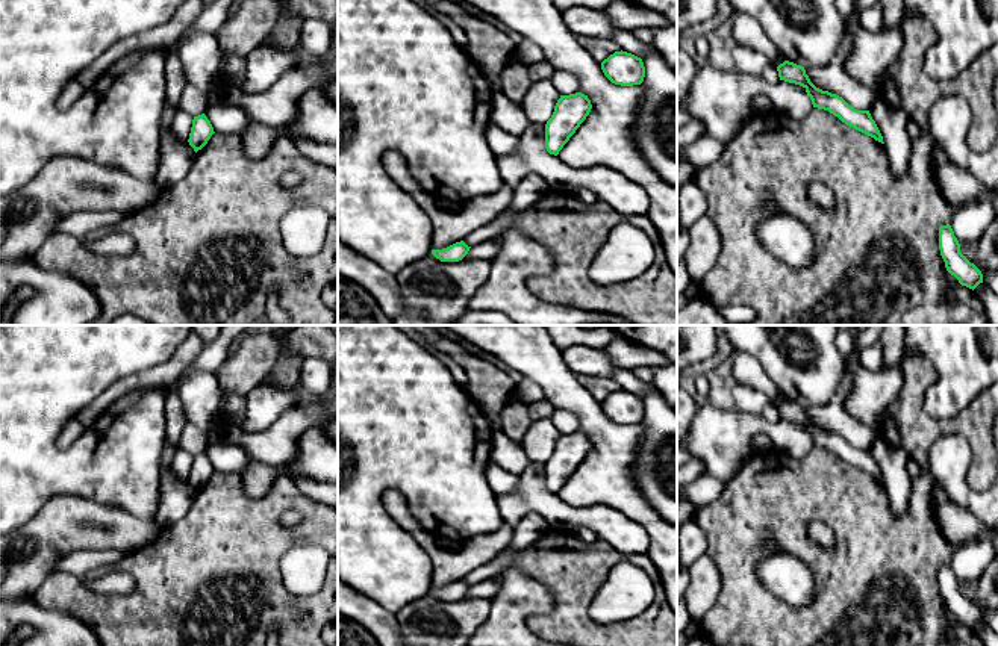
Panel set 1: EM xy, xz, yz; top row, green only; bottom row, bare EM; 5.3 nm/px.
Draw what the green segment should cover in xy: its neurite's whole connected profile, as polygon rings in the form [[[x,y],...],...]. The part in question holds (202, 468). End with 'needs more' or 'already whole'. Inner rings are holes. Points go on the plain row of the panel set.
[[[201,452],[198,455],[194,455],[192,458],[192,466],[191,466],[188,481],[197,492],[207,483],[207,480],[211,478],[214,472],[215,471],[214,471],[211,460],[207,458],[204,452]]]; already whole

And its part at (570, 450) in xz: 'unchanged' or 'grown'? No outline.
unchanged

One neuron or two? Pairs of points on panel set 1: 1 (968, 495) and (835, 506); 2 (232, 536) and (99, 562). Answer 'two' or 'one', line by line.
1: two
2: two

